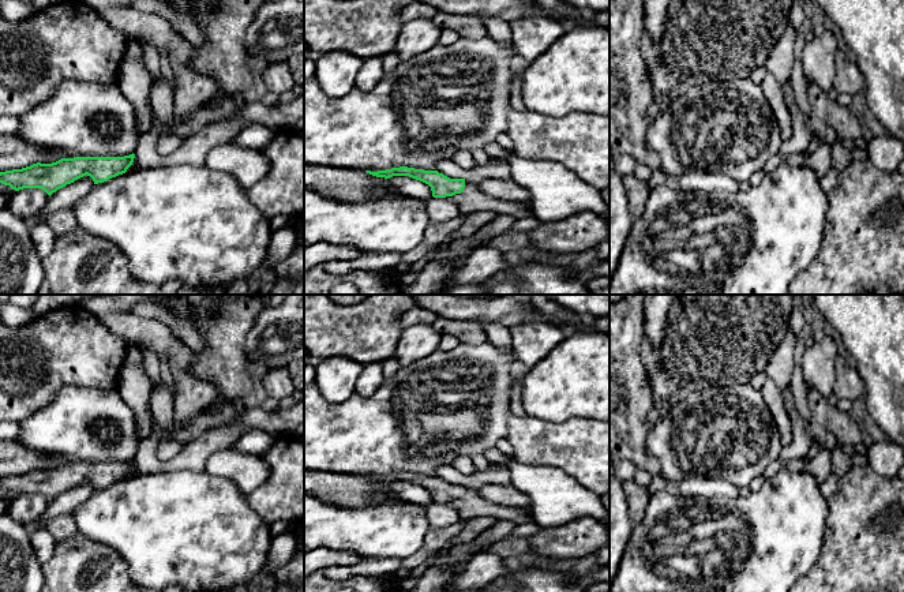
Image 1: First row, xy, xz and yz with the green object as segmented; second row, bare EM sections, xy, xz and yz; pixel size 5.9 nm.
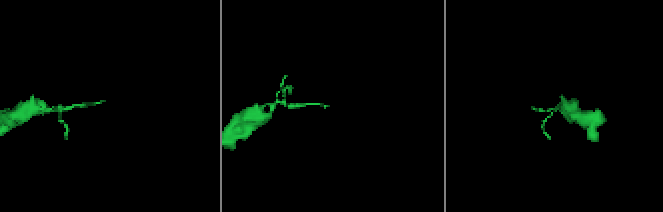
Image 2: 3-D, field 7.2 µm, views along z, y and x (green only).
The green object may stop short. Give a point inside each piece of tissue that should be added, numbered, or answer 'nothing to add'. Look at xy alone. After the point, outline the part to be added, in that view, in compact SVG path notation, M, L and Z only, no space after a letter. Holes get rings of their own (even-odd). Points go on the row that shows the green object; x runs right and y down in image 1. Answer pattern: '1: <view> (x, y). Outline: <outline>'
nothing to add

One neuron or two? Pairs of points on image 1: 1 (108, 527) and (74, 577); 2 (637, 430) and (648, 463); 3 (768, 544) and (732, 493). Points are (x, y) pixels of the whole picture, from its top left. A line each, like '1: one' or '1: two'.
1: two
2: one
3: two

